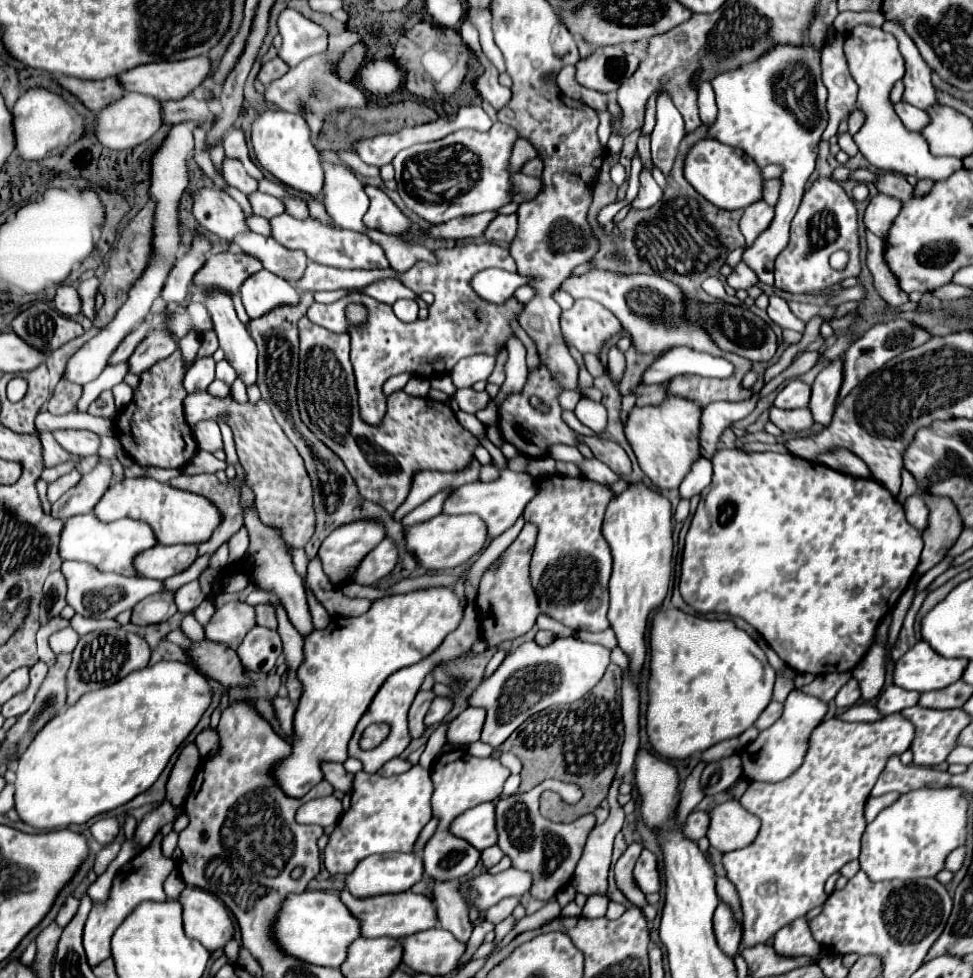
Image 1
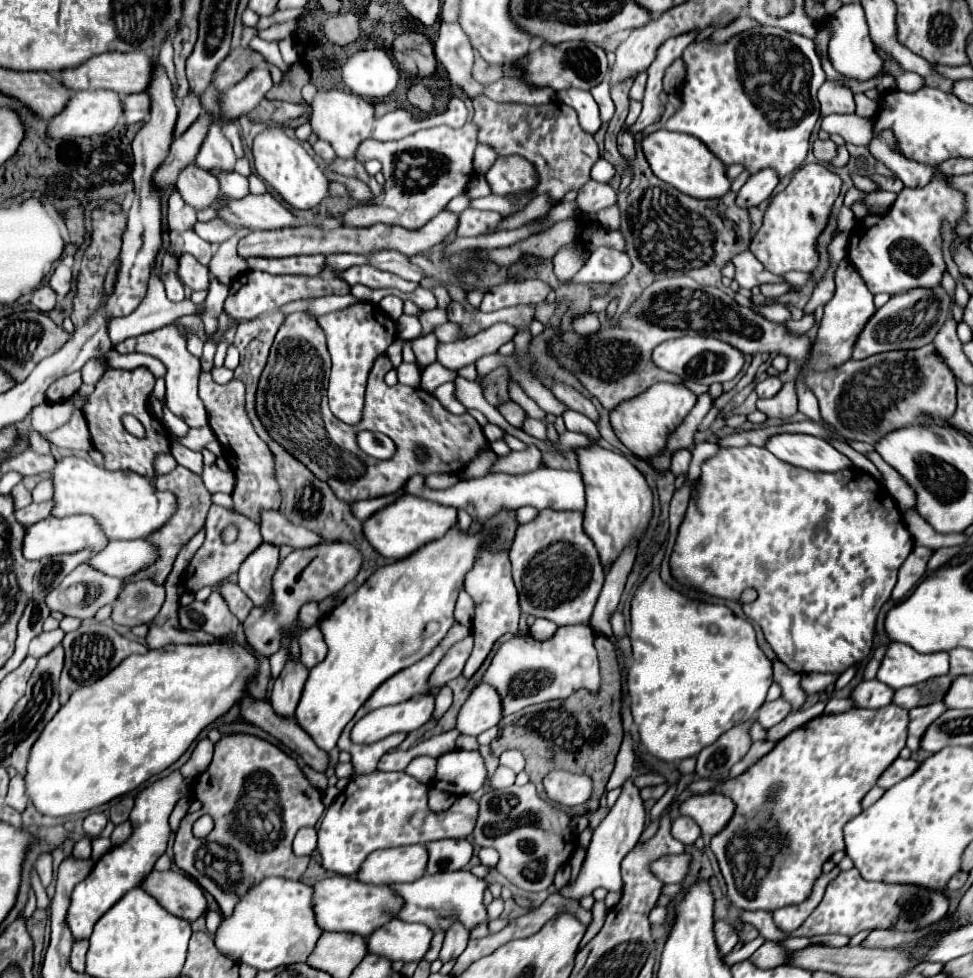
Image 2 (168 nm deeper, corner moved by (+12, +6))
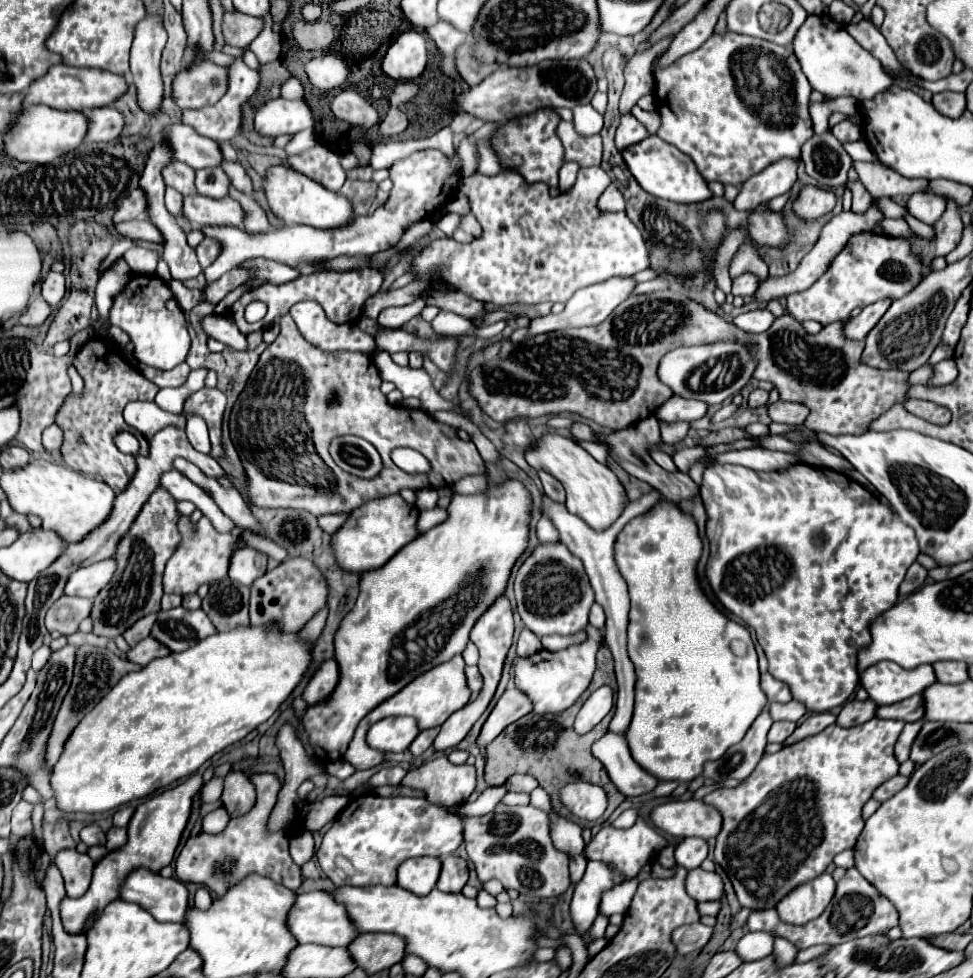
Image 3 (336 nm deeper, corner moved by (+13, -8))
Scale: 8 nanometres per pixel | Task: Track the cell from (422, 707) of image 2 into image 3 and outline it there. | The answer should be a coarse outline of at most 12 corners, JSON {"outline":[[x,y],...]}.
{"outline":[[414,717],[374,723],[366,743],[378,751],[406,751],[418,737]]}

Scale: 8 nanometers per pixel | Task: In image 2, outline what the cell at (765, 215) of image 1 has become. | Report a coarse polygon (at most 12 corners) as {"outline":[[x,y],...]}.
{"outline":[[773,169],[753,173],[739,189],[737,205],[759,205],[773,193]]}

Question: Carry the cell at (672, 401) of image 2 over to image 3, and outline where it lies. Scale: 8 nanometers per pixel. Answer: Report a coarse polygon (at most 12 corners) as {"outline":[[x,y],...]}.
{"outline":[[674,395],[656,409],[662,423],[694,423],[706,403]]}

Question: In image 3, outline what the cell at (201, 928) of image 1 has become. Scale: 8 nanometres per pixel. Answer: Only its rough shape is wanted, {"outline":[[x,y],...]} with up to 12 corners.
{"outline":[[132,871],[120,897],[156,921],[182,923],[190,899],[182,881]]}

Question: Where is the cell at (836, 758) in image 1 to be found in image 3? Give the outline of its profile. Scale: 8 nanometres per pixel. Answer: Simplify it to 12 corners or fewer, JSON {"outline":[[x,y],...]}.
{"outline":[[880,717],[764,755],[704,797],[740,907],[854,847],[898,775]]}

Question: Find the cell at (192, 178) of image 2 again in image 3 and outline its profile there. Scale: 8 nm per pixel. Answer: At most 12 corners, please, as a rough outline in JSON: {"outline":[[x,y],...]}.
{"outline":[[170,163],[164,181],[184,197],[196,195],[196,171]]}

